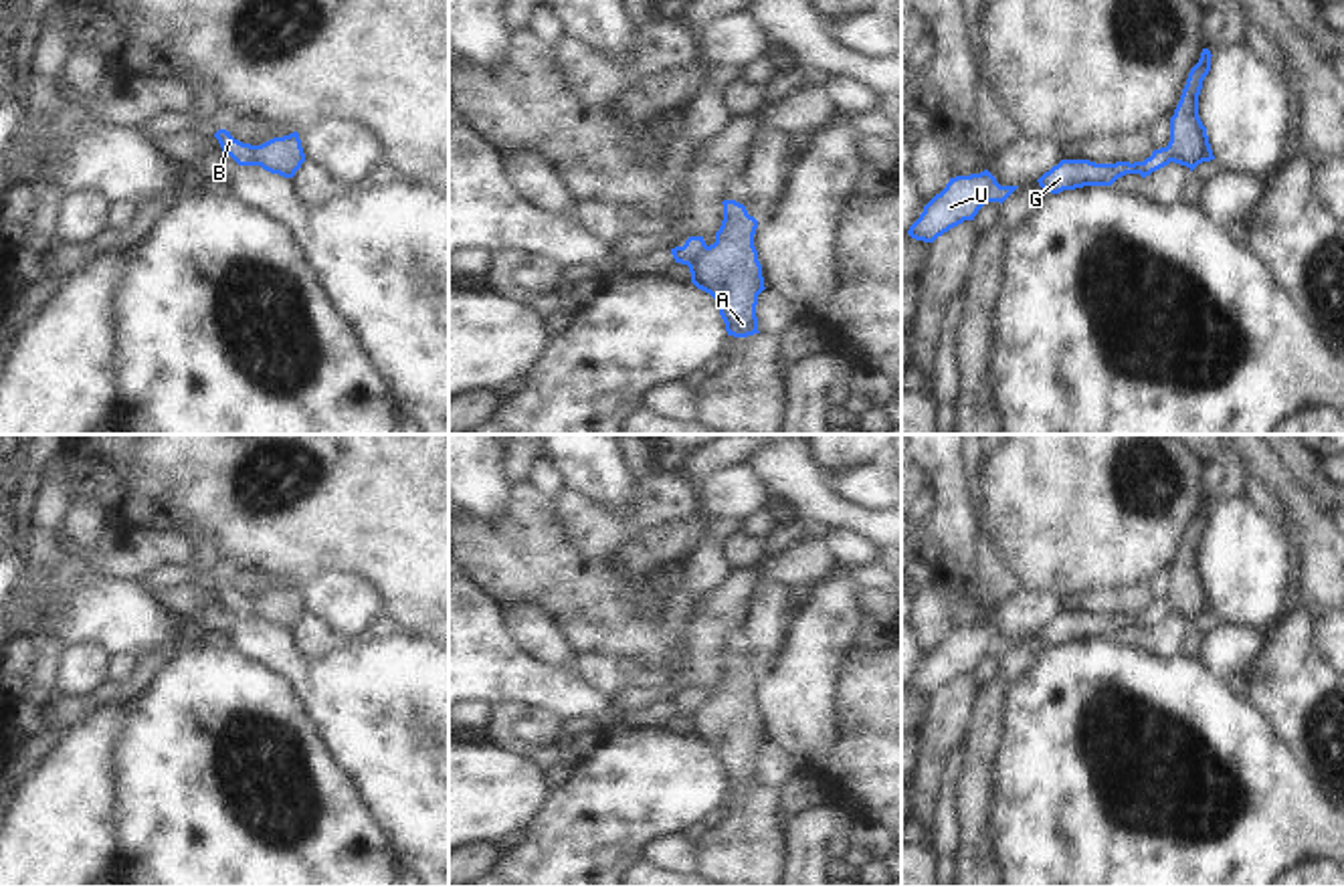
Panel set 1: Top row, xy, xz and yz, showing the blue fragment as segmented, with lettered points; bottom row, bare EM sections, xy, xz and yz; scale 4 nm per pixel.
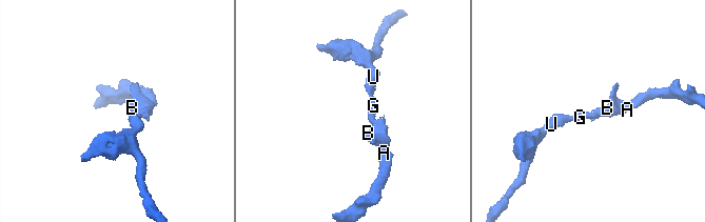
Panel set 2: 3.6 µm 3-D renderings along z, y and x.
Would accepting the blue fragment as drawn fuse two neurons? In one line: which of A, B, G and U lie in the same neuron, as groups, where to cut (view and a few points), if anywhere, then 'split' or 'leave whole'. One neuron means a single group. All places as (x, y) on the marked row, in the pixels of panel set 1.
groups A / B G U; cut xy (245, 144), (257, 164); split

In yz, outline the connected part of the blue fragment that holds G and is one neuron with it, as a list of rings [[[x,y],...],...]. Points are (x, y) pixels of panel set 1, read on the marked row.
[[[1166,147],[1154,150],[1144,162],[1116,162],[1116,164],[1095,164],[1089,160],[1061,160],[1049,172],[1045,172],[1037,182],[1043,190],[1059,194],[1063,190],[1075,190],[1083,186],[1112,186],[1118,178],[1126,174],[1140,174],[1142,178],[1170,164],[1170,154]]]

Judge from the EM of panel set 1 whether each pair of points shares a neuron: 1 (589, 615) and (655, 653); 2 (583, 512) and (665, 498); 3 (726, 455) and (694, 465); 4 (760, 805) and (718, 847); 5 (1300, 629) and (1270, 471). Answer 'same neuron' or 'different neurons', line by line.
1: same neuron
2: same neuron
3: same neuron
4: same neuron
5: different neurons

